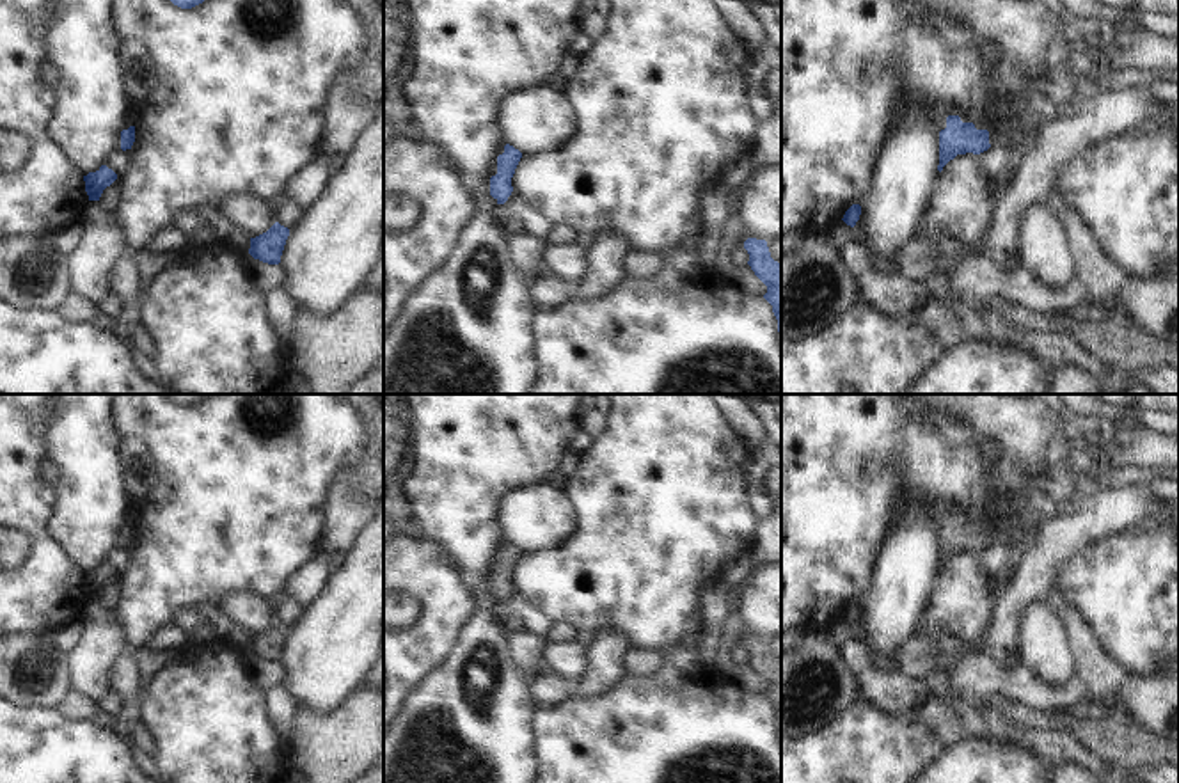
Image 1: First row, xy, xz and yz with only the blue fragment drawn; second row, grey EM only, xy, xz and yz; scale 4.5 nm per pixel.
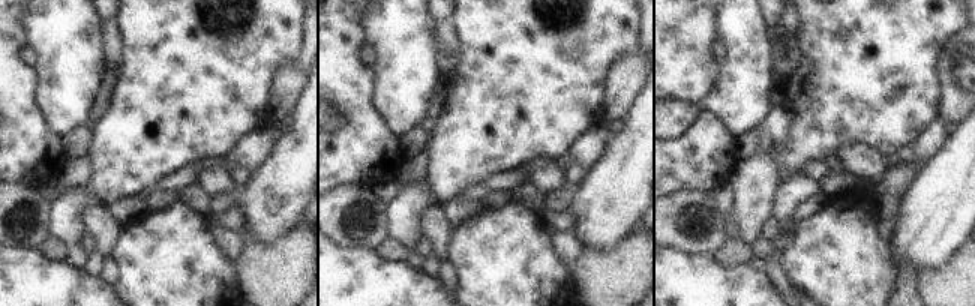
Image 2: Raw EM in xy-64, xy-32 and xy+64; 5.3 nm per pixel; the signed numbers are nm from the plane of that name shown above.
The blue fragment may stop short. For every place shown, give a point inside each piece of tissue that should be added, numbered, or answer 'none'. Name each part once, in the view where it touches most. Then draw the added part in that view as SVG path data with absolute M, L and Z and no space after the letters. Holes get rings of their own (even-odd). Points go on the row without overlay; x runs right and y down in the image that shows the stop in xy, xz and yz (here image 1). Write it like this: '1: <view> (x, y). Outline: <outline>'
none

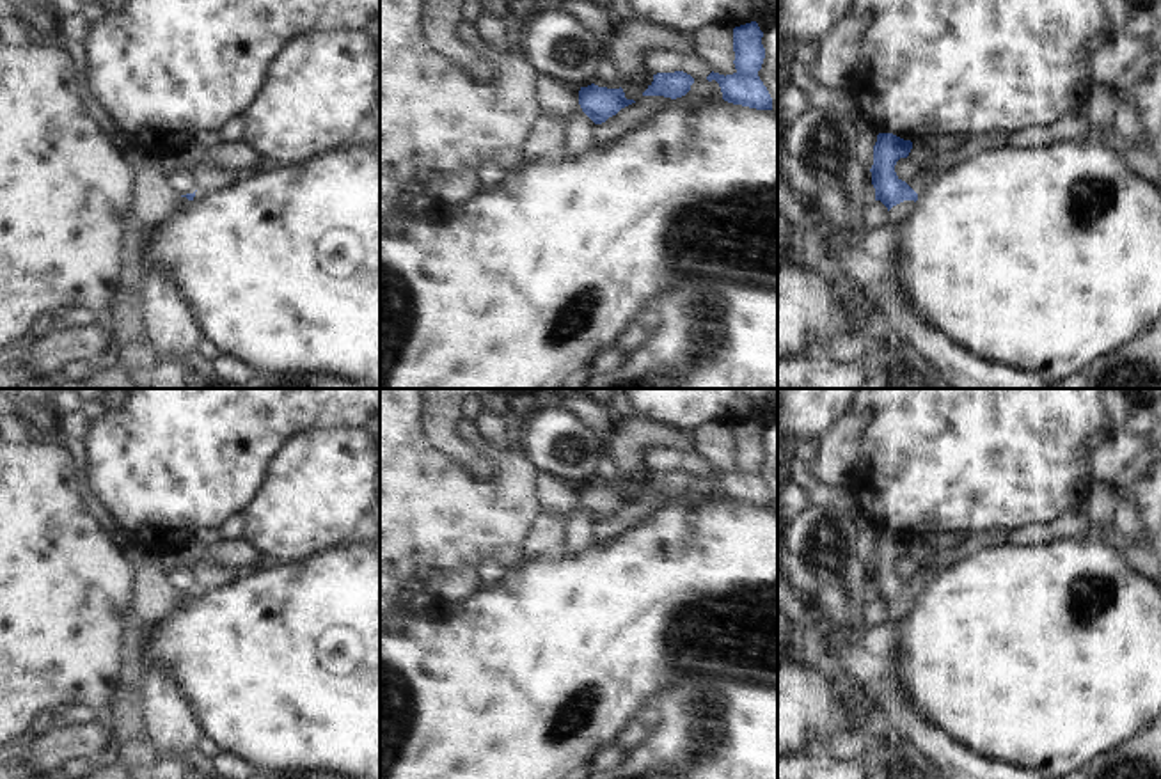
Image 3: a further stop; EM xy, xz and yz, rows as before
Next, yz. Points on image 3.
1: yz (900, 609). Outline: M904 598L904 600L893 603L889 607L888 621L896 623L896 621L904 619L909 614L912 605L914 605L914 598Z

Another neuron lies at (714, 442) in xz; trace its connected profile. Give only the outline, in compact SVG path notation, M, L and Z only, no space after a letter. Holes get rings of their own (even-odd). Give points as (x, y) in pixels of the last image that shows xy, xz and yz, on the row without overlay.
M721 422L703 424L691 431L691 438L694 452L705 458L714 470L724 474L737 470L731 426Z

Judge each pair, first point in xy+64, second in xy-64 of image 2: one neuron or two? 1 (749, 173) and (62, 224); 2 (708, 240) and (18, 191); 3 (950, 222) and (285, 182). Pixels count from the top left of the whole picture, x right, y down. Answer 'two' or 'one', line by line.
1: one
2: one
3: one

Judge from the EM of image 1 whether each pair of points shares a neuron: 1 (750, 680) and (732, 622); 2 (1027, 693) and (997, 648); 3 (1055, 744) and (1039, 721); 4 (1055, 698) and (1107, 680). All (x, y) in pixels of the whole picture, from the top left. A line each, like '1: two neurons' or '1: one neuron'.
1: one neuron
2: two neurons
3: two neurons
4: two neurons

